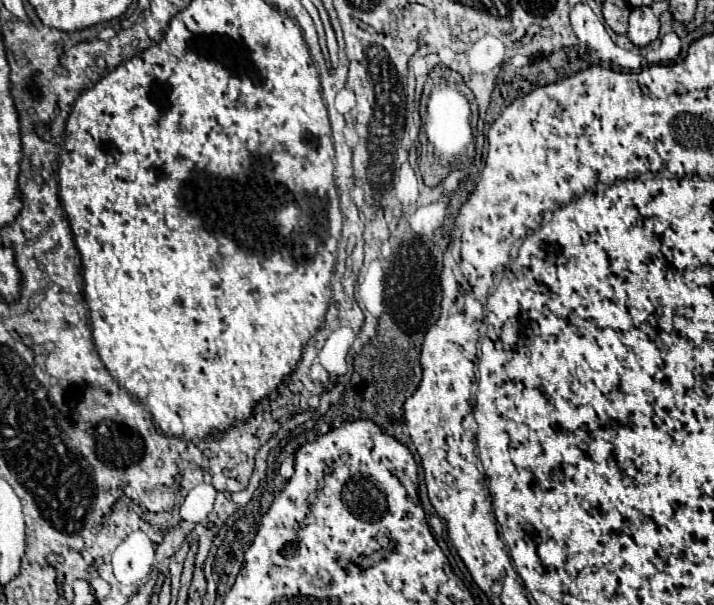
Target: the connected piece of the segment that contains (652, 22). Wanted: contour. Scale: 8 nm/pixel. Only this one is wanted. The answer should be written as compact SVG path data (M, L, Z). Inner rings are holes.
M632 8L630 12L630 28L628 28L628 38L634 46L648 46L658 38L658 28L660 22L652 14L650 8Z

